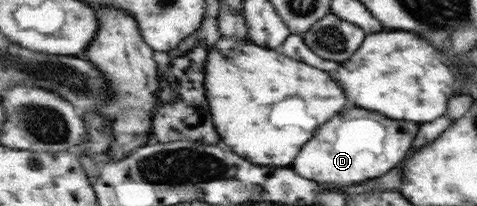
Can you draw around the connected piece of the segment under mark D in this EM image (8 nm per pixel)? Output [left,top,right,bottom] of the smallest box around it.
[291,106,419,188]

